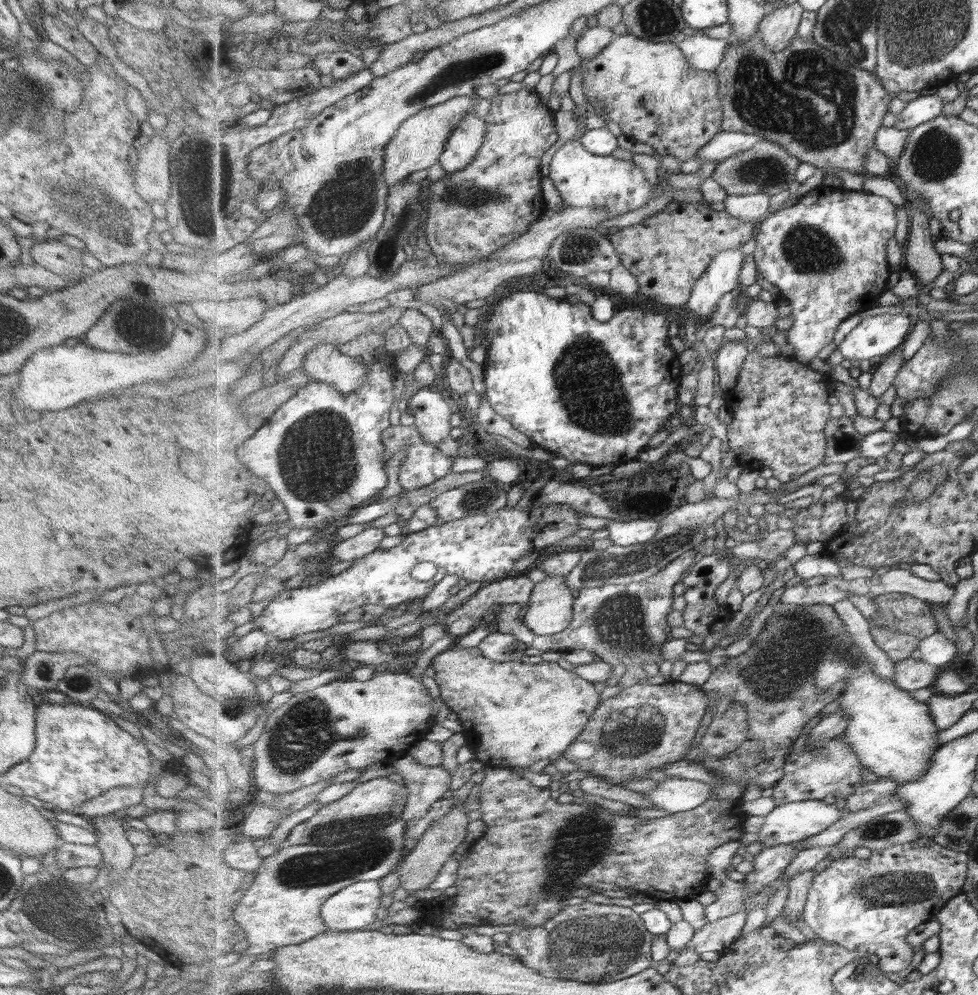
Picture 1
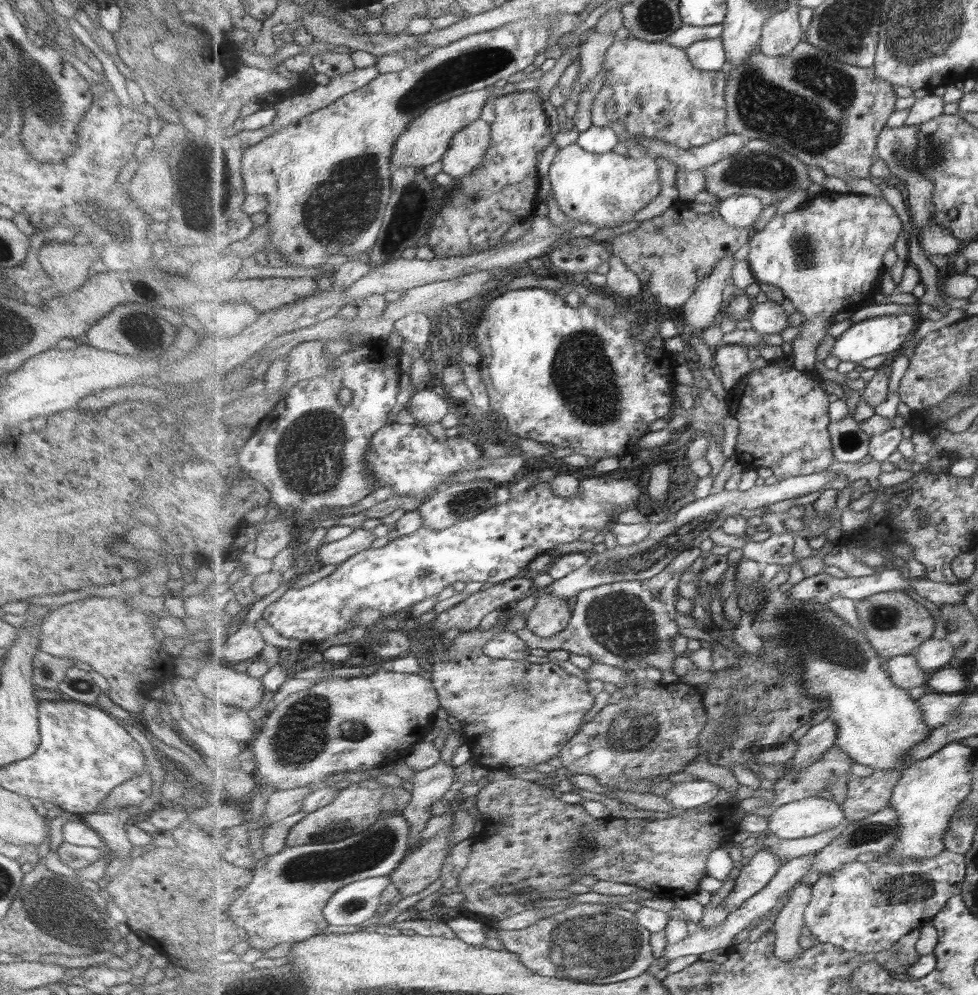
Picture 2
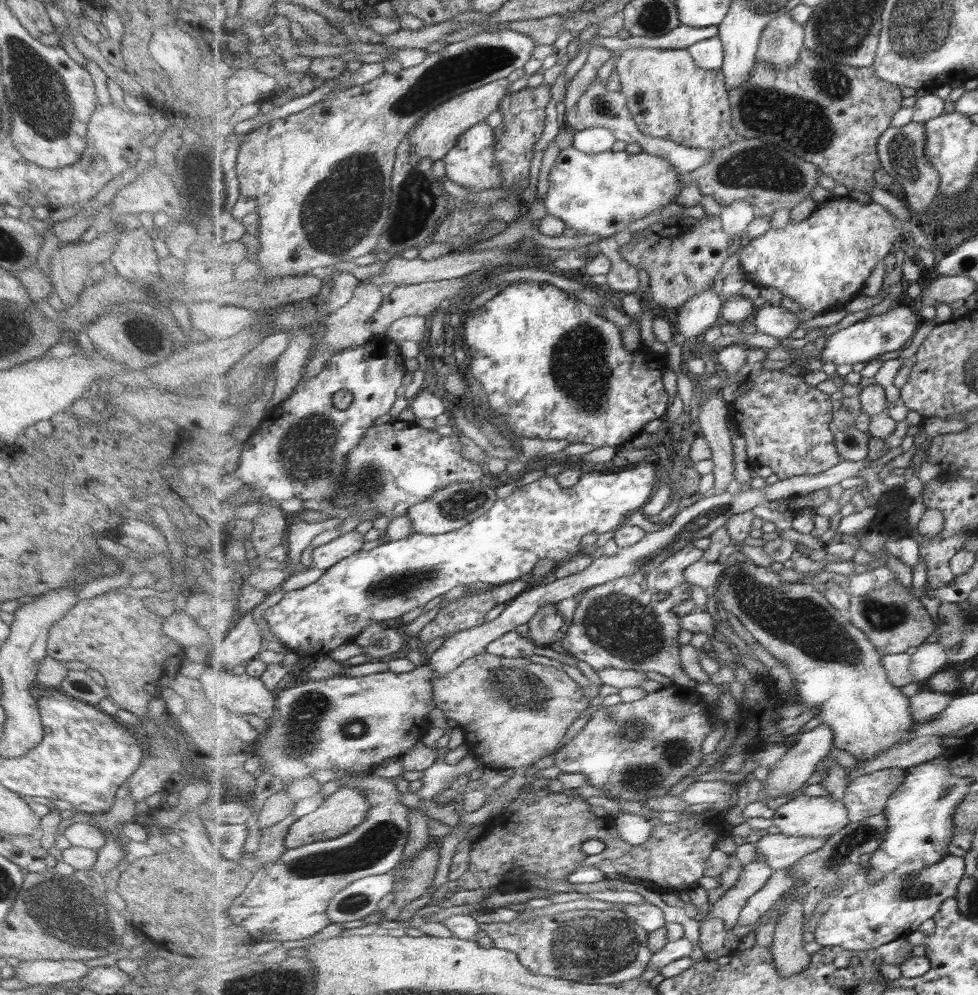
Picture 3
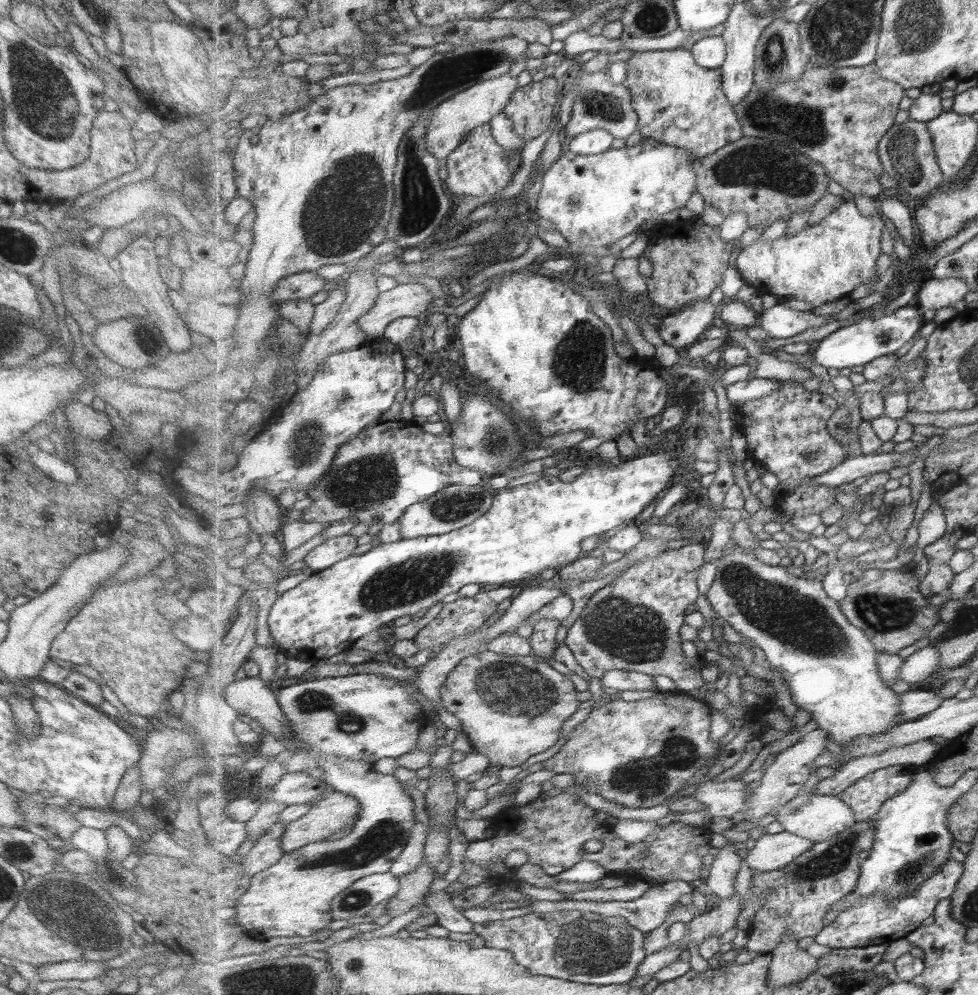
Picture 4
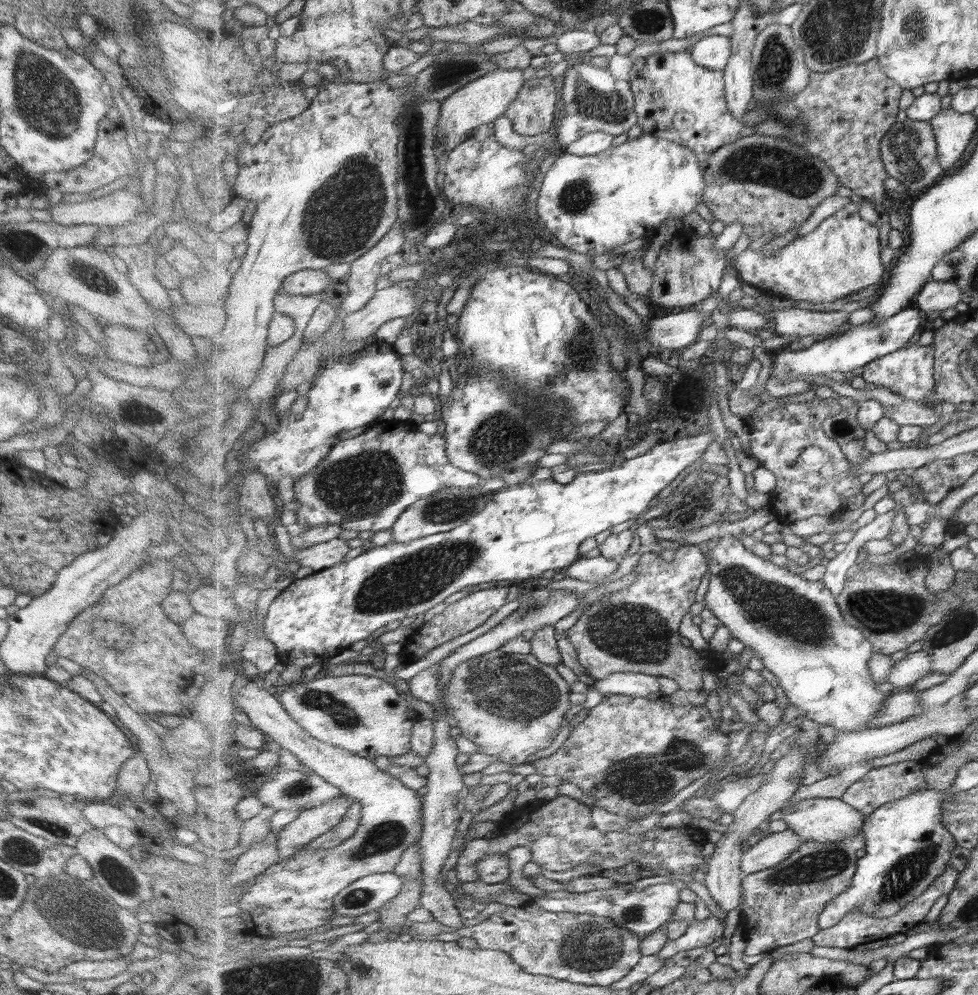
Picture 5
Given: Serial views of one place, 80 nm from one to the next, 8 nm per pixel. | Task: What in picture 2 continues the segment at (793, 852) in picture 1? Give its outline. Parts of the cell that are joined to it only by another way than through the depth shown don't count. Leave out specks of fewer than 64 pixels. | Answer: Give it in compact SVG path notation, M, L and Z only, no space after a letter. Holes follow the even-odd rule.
M763 848L751 852L749 863L740 870L733 890L722 901L729 913L739 910L744 902L759 894L785 864L777 855Z

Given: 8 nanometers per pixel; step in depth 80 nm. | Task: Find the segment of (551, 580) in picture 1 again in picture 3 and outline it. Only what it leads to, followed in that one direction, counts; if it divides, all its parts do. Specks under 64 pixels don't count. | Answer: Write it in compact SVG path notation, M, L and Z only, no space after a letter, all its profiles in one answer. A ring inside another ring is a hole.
M557 604L547 605L542 608L534 617L529 626L529 637L536 644L537 647L549 647L552 642L561 640L559 630L565 626L566 618L558 613Z

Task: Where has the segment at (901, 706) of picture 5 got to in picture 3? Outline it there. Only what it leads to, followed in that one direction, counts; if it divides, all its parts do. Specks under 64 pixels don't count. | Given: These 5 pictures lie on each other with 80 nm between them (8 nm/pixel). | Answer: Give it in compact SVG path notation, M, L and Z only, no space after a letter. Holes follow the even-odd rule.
M919 691L910 697L912 717L917 723L929 722L939 717L951 702L955 694L937 691Z

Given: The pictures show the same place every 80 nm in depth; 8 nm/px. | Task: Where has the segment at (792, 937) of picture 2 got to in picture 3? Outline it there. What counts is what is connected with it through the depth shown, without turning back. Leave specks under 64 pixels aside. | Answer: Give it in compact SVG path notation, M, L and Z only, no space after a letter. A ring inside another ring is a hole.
M796 900L779 920L772 946L776 969L784 978L811 966L812 954L803 948L804 928L804 900Z

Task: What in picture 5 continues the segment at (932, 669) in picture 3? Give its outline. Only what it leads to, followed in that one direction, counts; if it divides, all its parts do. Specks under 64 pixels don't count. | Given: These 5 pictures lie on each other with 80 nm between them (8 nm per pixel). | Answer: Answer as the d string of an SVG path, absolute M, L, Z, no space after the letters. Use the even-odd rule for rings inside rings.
M920 650L909 653L894 664L888 682L900 691L904 687L915 684L918 680L925 678L931 673L932 658L925 651Z

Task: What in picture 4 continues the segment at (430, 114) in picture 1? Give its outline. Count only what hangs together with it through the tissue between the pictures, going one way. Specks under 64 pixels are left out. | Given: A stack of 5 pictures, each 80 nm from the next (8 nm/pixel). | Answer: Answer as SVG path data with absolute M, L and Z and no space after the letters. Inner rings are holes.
M501 75L496 79L473 85L435 107L431 112L431 121L426 134L427 150L444 161L456 148L459 148L460 144L464 143L465 137L472 130L491 122L493 116L504 113L513 93L518 89L517 84L519 80L516 76Z

